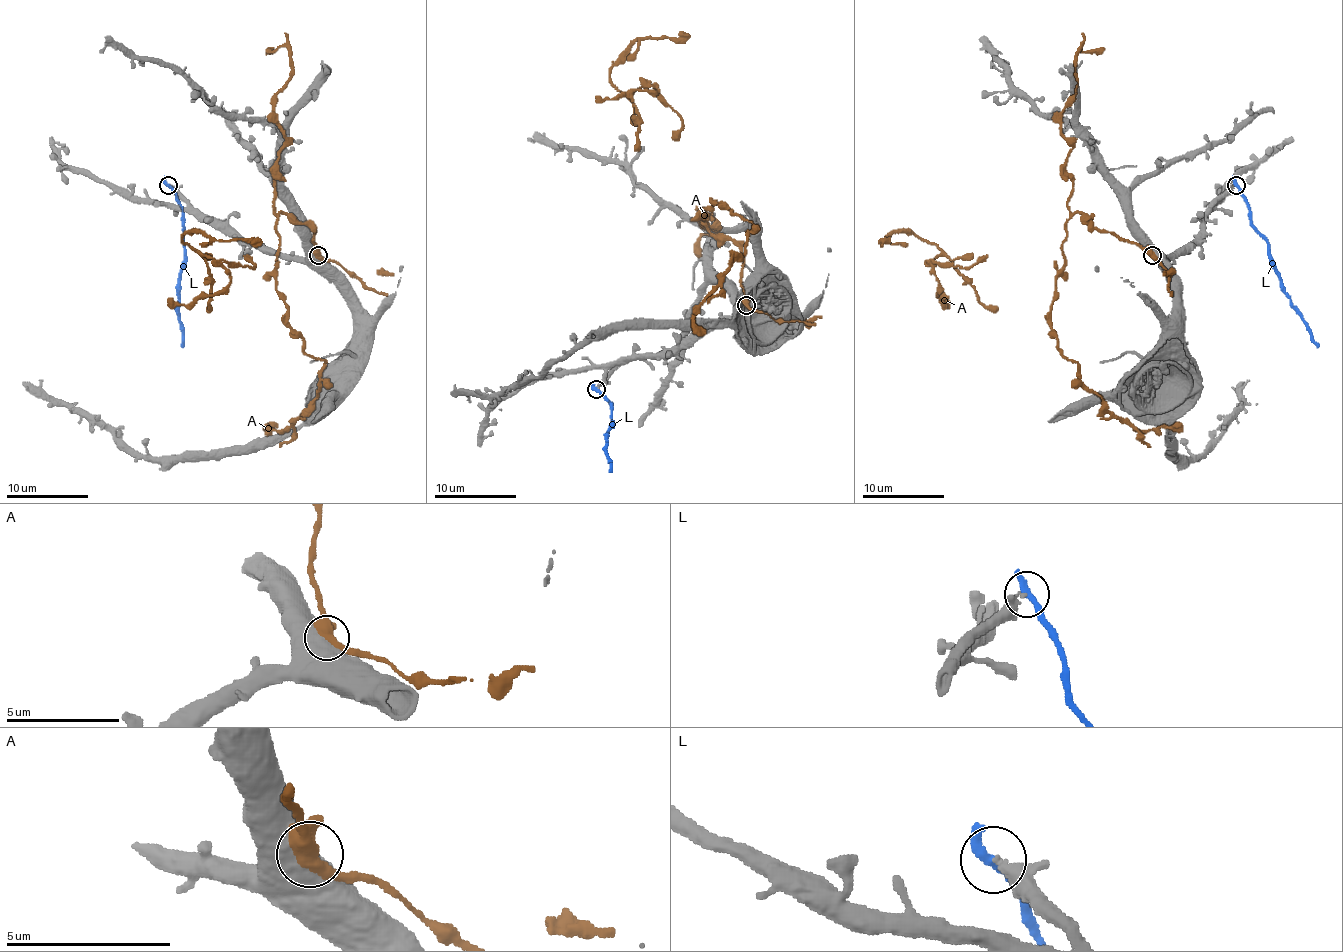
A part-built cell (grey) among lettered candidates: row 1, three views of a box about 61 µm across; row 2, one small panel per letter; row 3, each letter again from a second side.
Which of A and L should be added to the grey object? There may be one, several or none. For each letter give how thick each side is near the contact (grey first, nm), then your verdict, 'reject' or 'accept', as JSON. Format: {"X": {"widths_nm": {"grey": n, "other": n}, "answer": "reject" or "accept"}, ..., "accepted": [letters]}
{"A": {"widths_nm": {"grey": 750, "other": 400}, "answer": "reject"}, "L": {"widths_nm": {"grey": 150, "other": 300}, "answer": "reject"}, "accepted": []}

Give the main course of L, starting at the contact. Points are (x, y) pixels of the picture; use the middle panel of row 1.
L: (597, 388), (611, 402), (611, 423), (607, 431), (611, 472)

